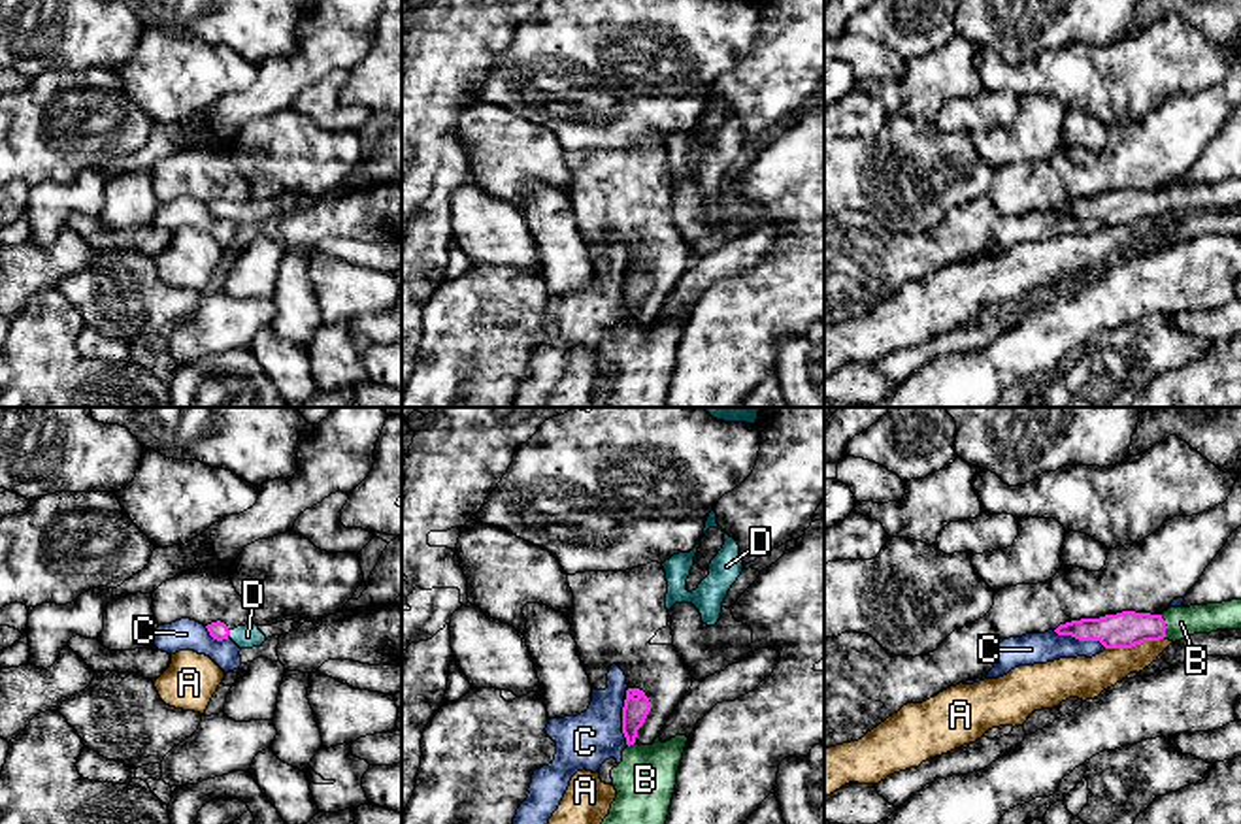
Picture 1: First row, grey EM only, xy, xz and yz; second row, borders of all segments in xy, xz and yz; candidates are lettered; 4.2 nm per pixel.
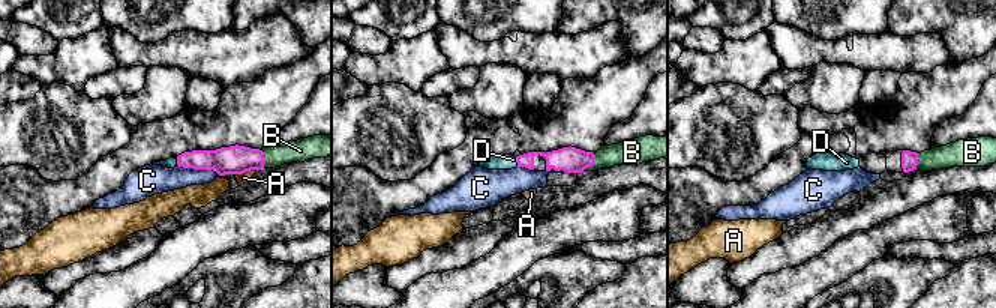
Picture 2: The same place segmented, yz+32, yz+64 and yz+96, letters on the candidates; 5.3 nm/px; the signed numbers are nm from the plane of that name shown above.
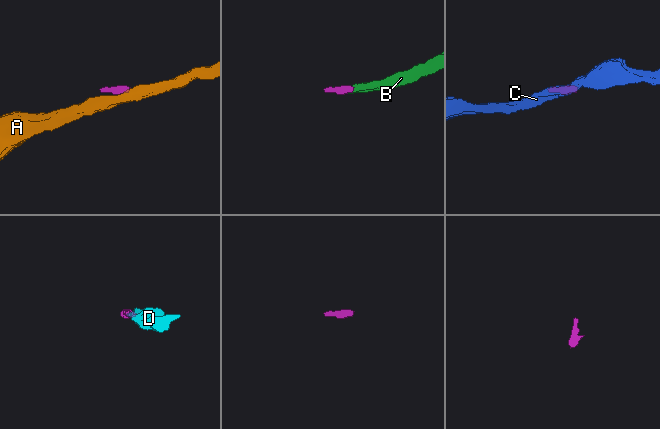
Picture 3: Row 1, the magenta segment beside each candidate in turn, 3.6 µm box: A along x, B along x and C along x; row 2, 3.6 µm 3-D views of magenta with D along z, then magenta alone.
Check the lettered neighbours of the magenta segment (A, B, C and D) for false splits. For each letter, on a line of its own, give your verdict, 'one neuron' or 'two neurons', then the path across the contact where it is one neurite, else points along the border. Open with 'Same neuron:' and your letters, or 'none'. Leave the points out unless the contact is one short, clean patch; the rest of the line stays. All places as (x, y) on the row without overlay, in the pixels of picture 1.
Same neuron: B, D
A: two neurons; border along yz (1164, 214), (1130, 225), (1106, 227)
B: one neuron; runs through yz (1128, 206), (1166, 204), (1181, 200)
C: two neurons
D: one neuron; runs through xy (217, 208), (229, 212), (248, 214)

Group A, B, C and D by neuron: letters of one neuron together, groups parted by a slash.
A / B D / C

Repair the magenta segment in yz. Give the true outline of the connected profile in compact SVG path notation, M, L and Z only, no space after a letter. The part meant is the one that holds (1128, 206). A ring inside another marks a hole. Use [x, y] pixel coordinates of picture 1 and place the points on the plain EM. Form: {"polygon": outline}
{"polygon": "M1241 177L1169 185L1162 192L1122 189L1100 196L1081 196L1060 202L1058 213L1079 219L1100 219L1105 226L1132 226L1145 219L1181 219L1194 211L1241 207Z"}

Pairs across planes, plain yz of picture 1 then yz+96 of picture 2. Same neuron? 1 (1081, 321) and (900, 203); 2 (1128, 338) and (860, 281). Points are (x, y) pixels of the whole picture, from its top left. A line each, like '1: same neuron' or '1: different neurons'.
1: different neurons
2: same neuron

